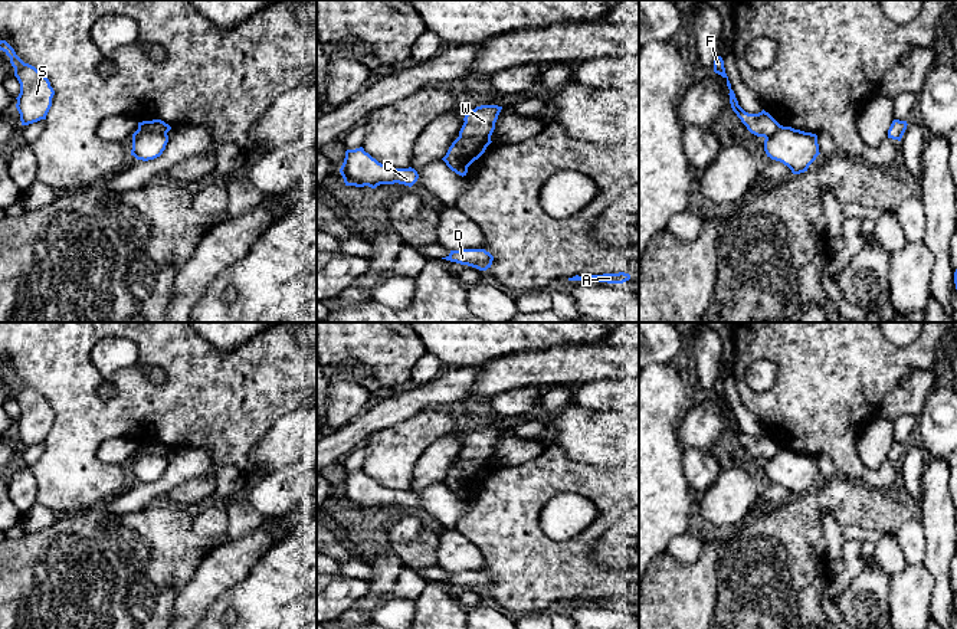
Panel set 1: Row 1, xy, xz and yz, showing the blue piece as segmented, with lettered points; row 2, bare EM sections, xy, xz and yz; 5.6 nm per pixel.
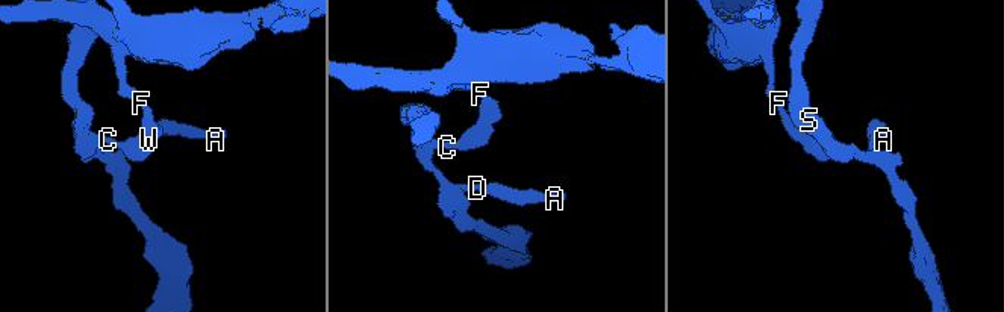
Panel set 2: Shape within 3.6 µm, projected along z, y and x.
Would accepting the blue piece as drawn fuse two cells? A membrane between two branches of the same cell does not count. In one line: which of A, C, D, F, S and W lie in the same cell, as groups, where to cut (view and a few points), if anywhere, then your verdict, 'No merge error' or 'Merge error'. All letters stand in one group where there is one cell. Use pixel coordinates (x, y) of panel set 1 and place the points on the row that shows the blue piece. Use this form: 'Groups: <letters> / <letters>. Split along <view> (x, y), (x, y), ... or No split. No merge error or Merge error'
Groups: A C D S / F W. Split along xz (459, 136), (490, 138). Merge error

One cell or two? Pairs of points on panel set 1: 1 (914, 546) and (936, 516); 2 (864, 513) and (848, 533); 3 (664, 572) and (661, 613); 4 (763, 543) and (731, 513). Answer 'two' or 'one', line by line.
1: two
2: two
3: one
4: two

